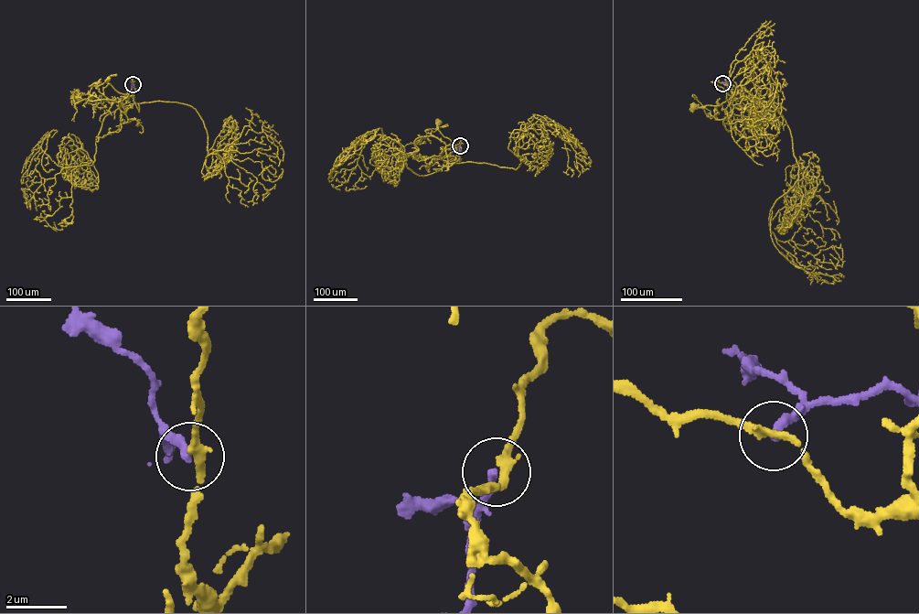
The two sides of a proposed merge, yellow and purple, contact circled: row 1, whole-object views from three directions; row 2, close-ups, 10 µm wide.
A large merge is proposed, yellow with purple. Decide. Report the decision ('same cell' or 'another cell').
another cell

